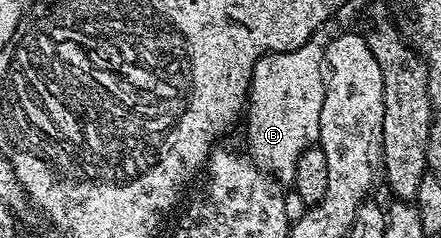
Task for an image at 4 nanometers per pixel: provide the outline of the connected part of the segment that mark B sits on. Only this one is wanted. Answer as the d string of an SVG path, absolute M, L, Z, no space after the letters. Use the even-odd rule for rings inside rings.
M313 37L302 47L286 52L266 53L255 61L252 72L246 107L247 152L260 169L282 183L293 180L300 155L320 138L322 103L325 99L325 44L320 39Z

